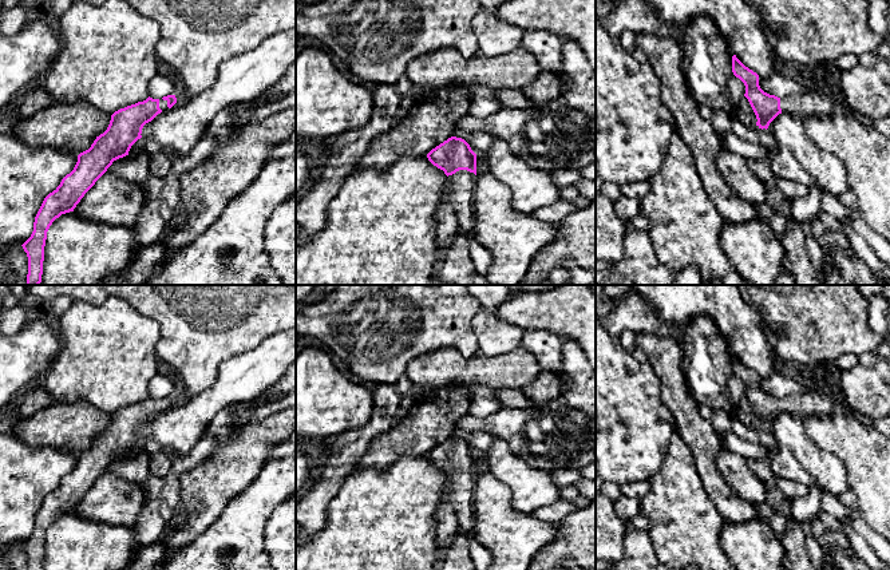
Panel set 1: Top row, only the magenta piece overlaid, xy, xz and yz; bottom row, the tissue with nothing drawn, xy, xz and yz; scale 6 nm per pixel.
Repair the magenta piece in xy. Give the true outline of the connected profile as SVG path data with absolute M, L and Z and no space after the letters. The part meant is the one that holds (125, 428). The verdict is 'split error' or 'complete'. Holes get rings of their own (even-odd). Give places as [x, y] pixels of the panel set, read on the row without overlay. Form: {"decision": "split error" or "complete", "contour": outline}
{"decision": "split error", "contour": "M175 395L161 399L149 396L111 415L107 430L78 455L74 470L44 498L35 516L33 531L21 545L28 557L28 570L43 570L47 531L52 522L62 514L74 511L112 462L128 455L131 446L142 438L143 425L175 403Z"}

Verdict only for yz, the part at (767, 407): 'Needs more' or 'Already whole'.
Needs more

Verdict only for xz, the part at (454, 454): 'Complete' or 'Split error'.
Split error

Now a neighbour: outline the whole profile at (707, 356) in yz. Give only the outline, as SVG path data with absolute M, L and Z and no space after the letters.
M697 316L684 325L681 352L681 369L695 401L732 412L728 379L735 353L709 317Z

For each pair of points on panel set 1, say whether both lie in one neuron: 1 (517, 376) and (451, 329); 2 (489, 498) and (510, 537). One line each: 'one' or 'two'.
1: two
2: one

